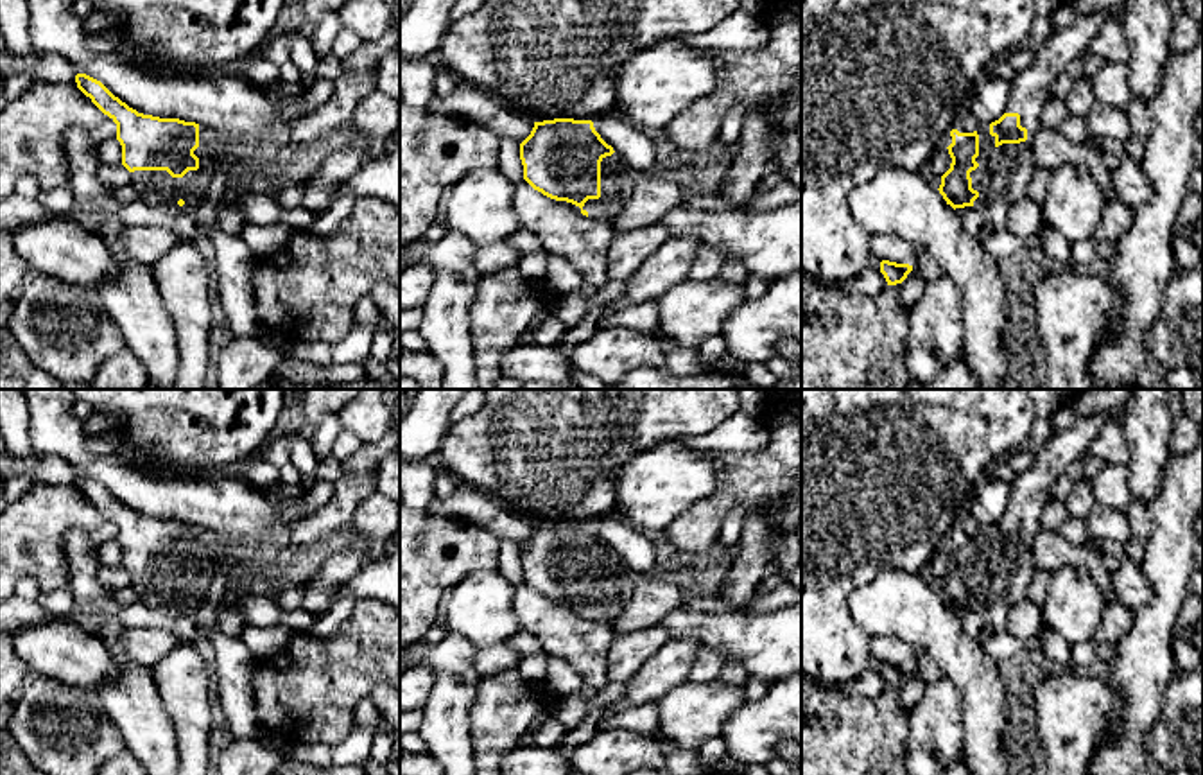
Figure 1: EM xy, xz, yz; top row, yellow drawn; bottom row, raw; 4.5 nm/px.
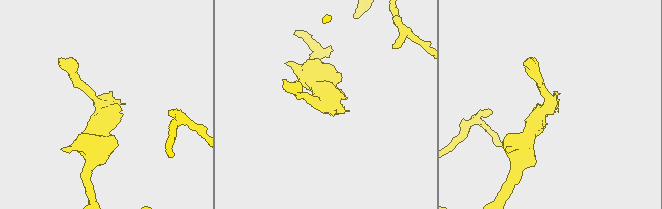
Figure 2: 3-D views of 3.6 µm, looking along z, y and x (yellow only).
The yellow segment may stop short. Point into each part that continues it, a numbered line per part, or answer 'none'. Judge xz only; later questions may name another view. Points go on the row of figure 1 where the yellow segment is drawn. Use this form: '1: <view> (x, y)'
1: xz (617, 180)

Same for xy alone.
1: xy (201, 191)

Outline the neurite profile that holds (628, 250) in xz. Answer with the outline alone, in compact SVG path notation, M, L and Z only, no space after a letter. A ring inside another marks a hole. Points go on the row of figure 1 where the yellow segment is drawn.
M663 222L615 233L606 253L608 280L629 280L644 260L671 237L671 228Z

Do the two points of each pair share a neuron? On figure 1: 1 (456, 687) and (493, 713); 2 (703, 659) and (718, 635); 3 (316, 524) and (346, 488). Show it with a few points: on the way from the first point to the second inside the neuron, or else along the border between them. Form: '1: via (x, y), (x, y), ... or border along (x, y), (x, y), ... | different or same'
1: border along (481, 677), (470, 705), (470, 740) | different
2: border along (703, 643), (728, 661) | different
3: via (325, 517), (345, 497) | same

